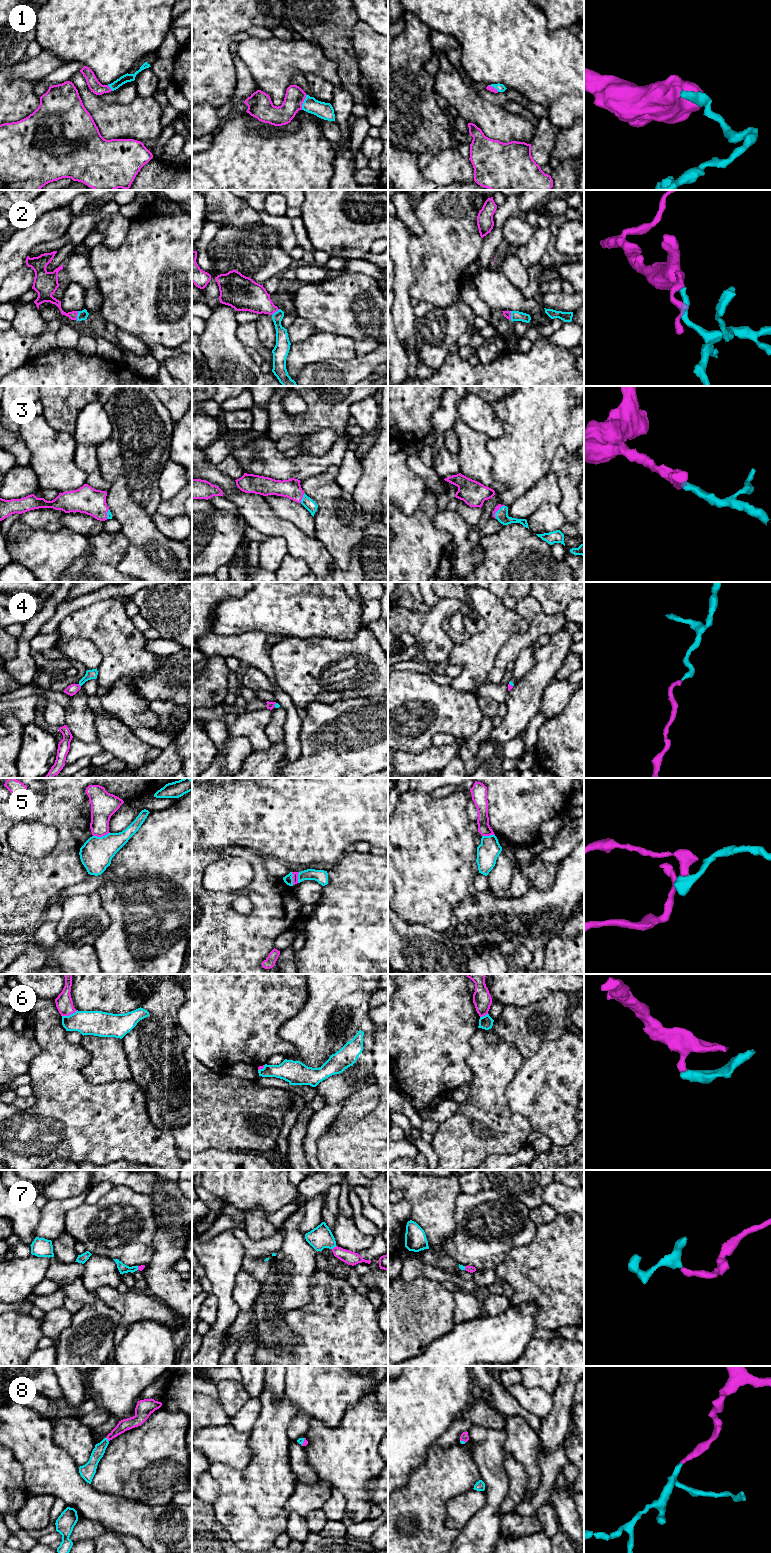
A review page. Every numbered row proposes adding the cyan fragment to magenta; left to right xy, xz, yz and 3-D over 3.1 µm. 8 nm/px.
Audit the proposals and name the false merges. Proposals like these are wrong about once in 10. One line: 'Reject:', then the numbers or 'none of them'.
Reject: 5, 6

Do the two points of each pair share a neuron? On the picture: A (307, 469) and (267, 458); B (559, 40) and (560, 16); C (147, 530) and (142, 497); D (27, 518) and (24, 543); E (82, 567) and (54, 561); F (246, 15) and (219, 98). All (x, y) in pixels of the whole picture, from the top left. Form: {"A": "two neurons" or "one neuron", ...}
{"A": "one neuron", "B": "two neurons", "C": "one neuron", "D": "two neurons", "E": "two neurons", "F": "one neuron"}

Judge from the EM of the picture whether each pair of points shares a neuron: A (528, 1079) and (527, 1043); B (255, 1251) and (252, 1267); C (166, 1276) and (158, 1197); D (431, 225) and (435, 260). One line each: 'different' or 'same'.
A: different
B: same
C: same
D: same

